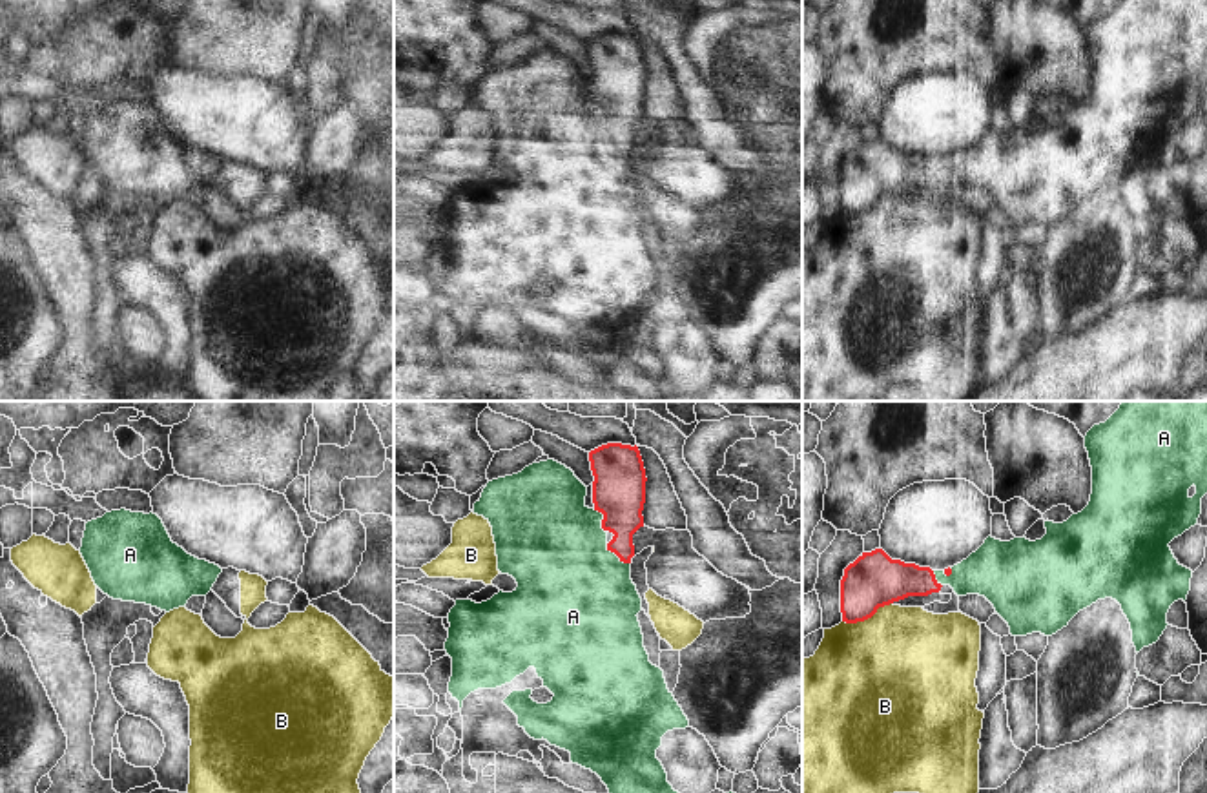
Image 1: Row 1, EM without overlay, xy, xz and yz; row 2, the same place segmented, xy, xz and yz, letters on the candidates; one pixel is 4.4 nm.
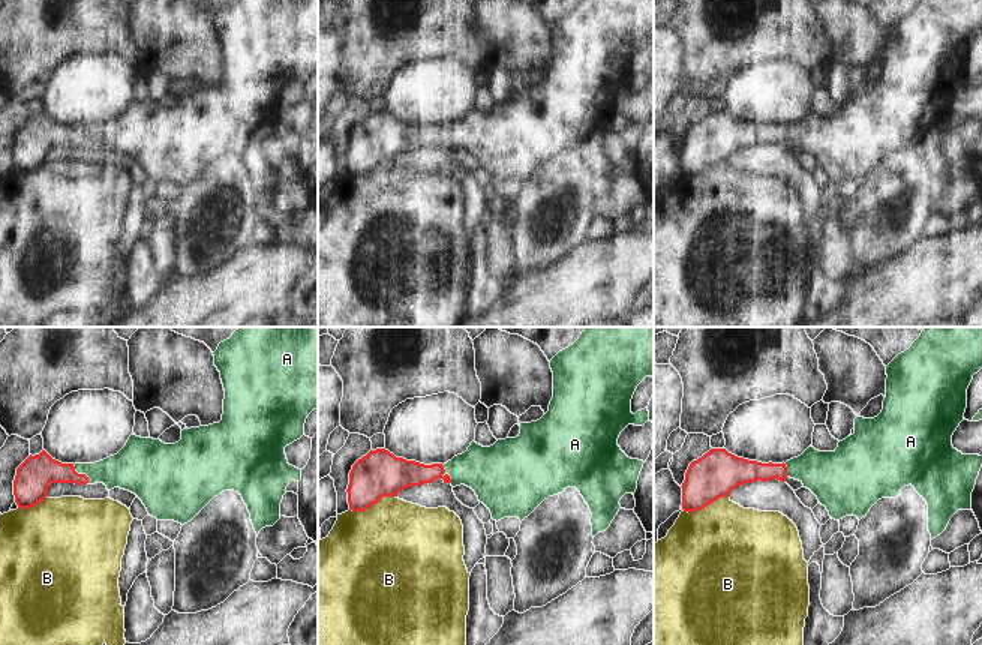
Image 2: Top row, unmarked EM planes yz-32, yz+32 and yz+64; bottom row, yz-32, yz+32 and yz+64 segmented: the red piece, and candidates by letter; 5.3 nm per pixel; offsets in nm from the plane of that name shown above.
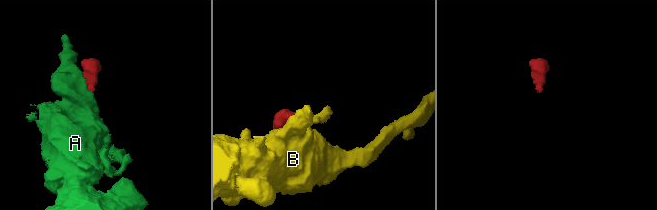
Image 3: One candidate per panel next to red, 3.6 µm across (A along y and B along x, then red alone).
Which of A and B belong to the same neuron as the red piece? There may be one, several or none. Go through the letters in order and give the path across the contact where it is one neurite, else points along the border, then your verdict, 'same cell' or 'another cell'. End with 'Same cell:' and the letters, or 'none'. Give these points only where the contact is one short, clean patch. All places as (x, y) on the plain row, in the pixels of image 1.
A: runs through xz (620, 90), (617, 146), (578, 188); same cell
B: border along yz (892, 194), (863, 212), (843, 214); another cell
Same cell: A

